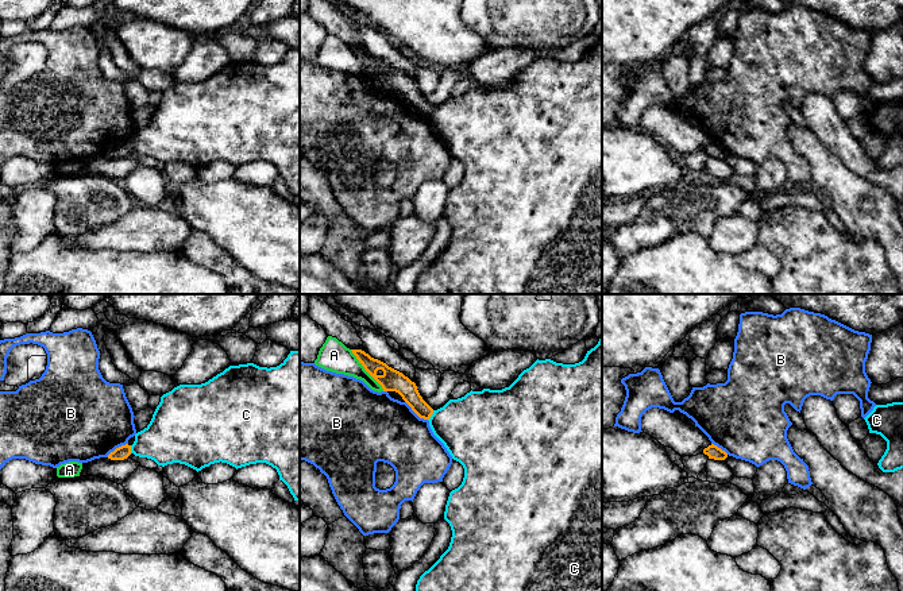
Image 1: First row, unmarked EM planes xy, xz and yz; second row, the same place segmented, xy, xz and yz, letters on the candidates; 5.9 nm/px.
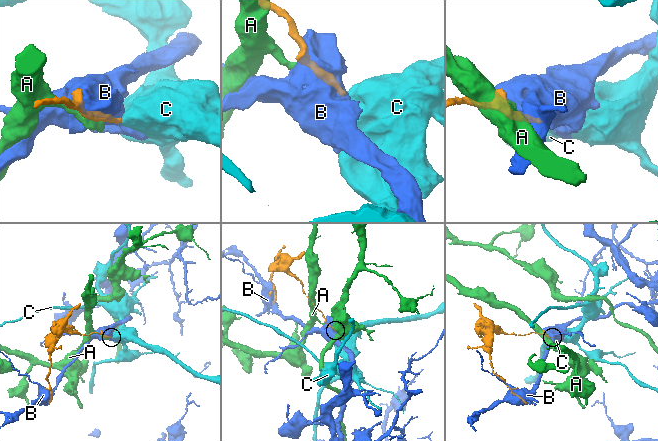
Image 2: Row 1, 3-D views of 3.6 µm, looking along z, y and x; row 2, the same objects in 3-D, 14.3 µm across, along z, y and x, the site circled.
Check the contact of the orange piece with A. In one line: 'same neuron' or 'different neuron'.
different neuron

